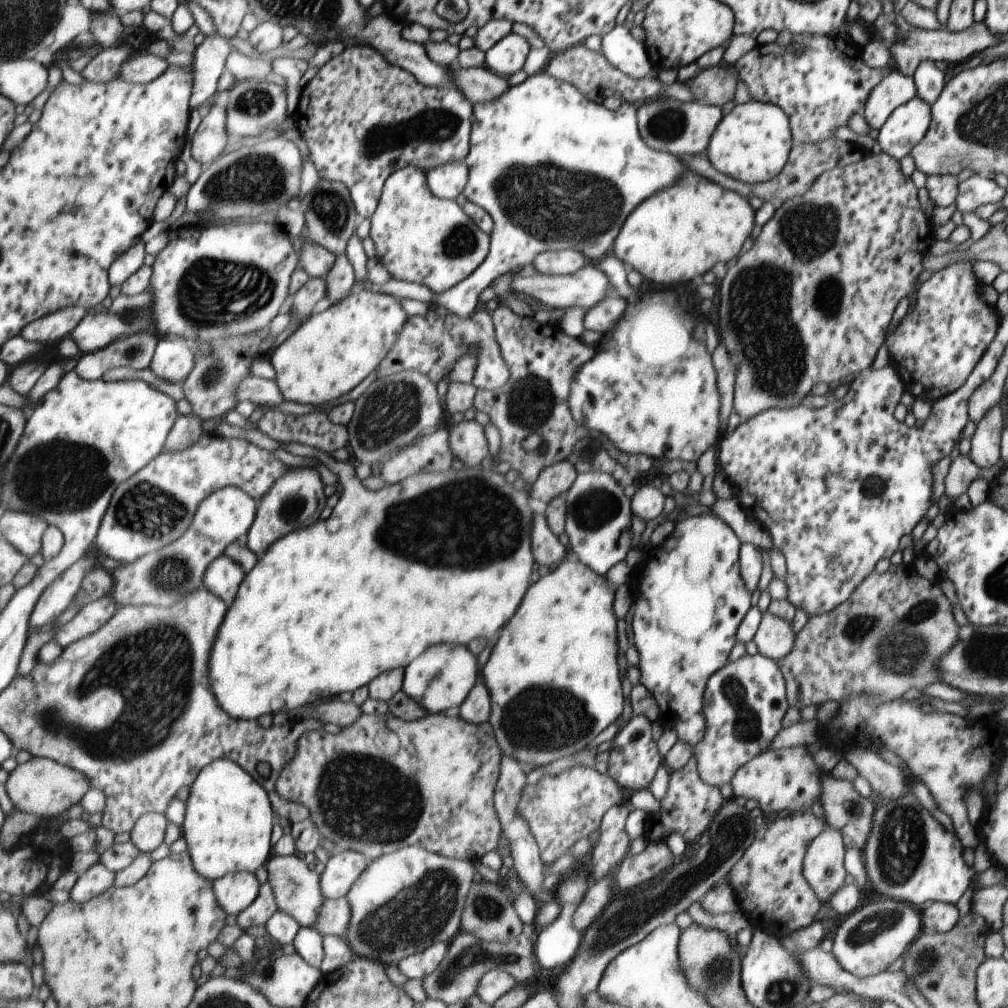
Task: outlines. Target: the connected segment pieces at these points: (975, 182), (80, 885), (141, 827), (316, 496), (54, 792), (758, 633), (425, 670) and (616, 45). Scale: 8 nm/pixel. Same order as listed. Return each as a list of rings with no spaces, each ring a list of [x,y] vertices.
[[[971,174],[969,178],[957,185],[955,197],[956,209],[959,212],[974,211],[981,204],[999,204],[1004,197],[1005,189],[995,181],[981,174]]]
[[[99,862],[80,875],[69,896],[74,901],[86,903],[97,898],[115,884],[116,872]]]
[[[147,813],[138,820],[131,832],[131,840],[140,852],[153,852],[165,842],[170,823],[163,813]]]
[[[302,466],[291,467],[276,483],[267,495],[259,501],[258,515],[246,534],[248,547],[253,552],[263,552],[283,538],[285,534],[301,528],[309,528],[319,521],[321,512],[327,506],[327,496],[325,496],[325,485],[321,480],[321,474],[315,467]]]
[[[32,757],[17,764],[6,782],[6,789],[17,810],[35,814],[35,816],[57,817],[81,804],[87,792],[92,789],[90,778],[67,765],[59,764],[47,757]]]
[[[765,611],[754,632],[753,642],[757,653],[771,660],[785,658],[794,648],[794,631],[790,623]]]
[[[437,644],[427,648],[423,656],[404,668],[401,690],[426,713],[443,713],[451,706],[460,706],[477,680],[477,660],[465,646]]]
[[[615,25],[615,28],[603,35],[600,51],[619,72],[638,79],[649,77],[651,64],[646,55],[645,44],[631,37],[628,25]]]

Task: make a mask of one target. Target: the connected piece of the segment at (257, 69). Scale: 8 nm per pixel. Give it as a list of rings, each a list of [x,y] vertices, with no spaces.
[[[233,51],[225,60],[225,70],[235,76],[237,82],[264,81],[271,74],[271,63],[259,58],[249,58],[247,54]]]

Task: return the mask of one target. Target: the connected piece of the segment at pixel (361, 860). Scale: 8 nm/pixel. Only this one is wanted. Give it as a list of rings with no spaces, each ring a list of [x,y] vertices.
[[[340,849],[336,855],[329,856],[322,872],[322,891],[327,899],[346,898],[353,881],[363,872],[368,858],[361,853]]]

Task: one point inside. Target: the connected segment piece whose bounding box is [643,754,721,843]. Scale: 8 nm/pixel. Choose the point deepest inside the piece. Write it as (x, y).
(687, 808)

